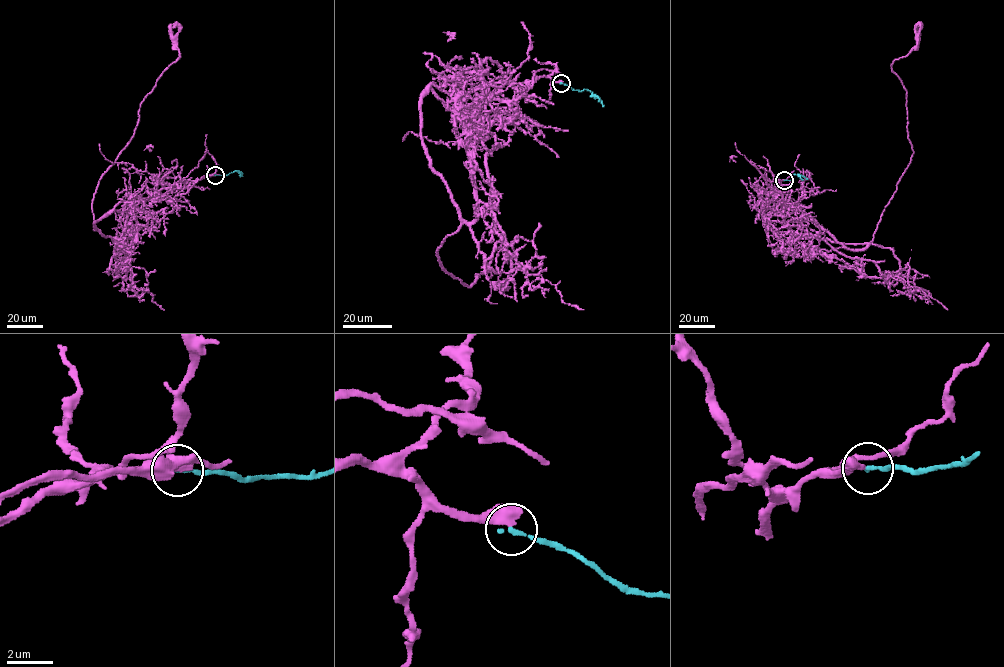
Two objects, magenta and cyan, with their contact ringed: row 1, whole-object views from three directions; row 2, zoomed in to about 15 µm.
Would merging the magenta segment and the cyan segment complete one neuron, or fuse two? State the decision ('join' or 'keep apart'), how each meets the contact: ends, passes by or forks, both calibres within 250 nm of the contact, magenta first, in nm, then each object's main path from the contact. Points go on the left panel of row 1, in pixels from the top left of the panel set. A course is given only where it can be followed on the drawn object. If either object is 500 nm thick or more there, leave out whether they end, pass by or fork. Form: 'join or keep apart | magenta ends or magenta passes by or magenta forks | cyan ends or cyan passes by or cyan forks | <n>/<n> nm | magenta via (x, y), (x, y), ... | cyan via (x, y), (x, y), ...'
keep apart | 550/160 nm | magenta via (216, 175), (173, 198), (134, 204), (119, 243), (96, 227), (99, 180), (179, 56), (173, 28) | cyan via (215, 175), (227, 175), (236, 170), (241, 175)

